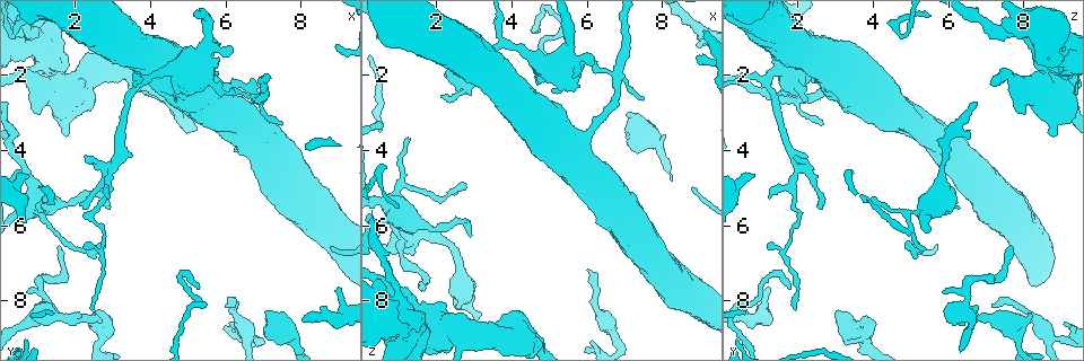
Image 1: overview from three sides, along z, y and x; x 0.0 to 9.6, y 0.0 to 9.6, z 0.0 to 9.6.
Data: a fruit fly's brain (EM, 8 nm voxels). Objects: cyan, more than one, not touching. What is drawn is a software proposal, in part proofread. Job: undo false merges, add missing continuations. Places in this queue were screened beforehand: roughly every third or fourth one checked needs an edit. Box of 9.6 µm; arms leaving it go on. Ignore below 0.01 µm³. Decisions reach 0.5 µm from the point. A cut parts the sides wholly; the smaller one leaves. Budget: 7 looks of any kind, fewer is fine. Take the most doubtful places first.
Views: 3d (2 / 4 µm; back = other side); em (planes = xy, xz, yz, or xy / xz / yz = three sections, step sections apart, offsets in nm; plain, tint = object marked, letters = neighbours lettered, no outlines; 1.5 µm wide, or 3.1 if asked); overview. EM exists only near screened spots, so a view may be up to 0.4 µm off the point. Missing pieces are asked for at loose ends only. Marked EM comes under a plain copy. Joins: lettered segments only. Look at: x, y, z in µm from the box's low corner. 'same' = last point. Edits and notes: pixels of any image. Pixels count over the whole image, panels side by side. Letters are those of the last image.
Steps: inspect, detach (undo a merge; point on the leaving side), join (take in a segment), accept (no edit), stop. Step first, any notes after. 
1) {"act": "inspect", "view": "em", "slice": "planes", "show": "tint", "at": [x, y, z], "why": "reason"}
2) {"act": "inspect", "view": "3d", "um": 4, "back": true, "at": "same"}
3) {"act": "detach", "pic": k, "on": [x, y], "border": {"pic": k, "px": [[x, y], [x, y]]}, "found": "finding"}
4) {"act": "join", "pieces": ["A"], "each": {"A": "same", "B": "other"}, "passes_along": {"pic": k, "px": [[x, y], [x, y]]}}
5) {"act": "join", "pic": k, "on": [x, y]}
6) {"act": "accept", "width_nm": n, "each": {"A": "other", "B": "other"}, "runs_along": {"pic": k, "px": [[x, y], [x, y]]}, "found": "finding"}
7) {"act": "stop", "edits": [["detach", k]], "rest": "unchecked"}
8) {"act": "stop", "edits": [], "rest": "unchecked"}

{"act": "inspect", "view": "3d", "um": 4, "at": [1.50, 6.55, 7.55], "why": "tapers out"}

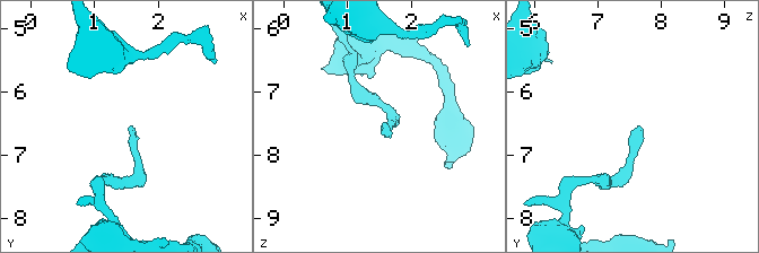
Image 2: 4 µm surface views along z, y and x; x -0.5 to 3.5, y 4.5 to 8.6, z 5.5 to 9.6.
{"act": "inspect", "view": "em", "slice": "xy", "step": 4, "show": "tint", "at": [1.60, 6.55, 7.65], "why": "need the tissue"}

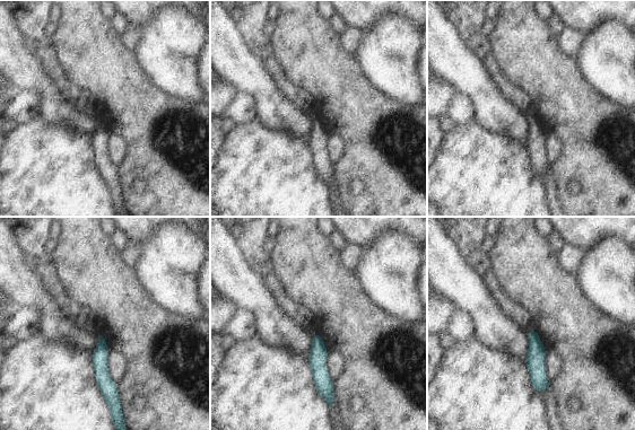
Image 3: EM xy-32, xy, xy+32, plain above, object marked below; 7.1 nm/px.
{"act": "inspect", "view": "em", "slice": "planes", "show": "letters", "at": "same", "why": "another direction"}

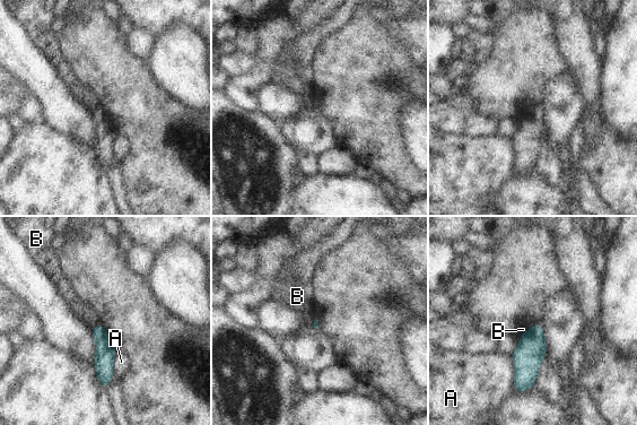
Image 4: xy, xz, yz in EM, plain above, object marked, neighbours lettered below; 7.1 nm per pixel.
{"act": "accept", "longest_contact_nm": ["A", 240], "each": {"A": "other", "B": "other"}, "border": {"pic": 4, "px": [[99, 322], [92, 329]]}, "found": "no lettered segment goes on from it"}

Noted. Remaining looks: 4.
{"act": "inspect", "view": "em", "slice": "xz", "step": 4, "show": "tint", "at": [6.70, 2.65, 2.05], "why": "two arms in line, one across"}

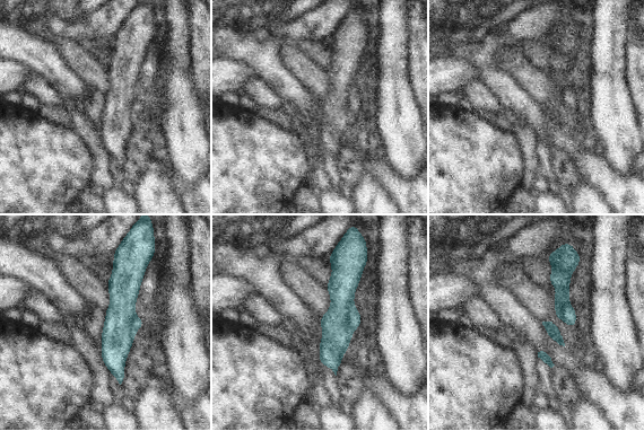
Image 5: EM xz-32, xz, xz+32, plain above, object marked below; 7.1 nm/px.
{"act": "inspect", "view": "em", "slice": "planes", "show": "letters", "at": "same", "why": "cut it another way"}

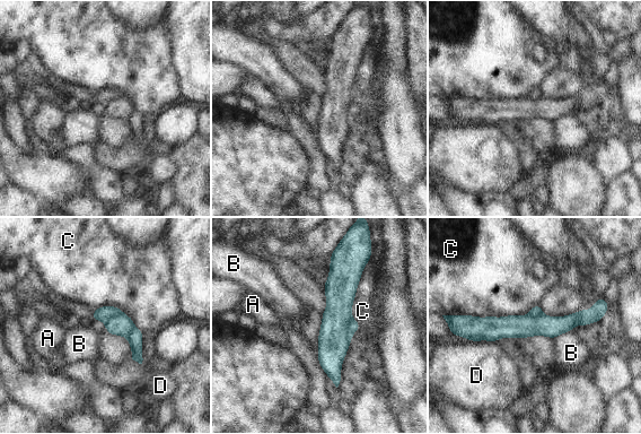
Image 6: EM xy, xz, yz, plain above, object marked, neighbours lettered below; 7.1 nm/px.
{"act": "detach", "pic": 6, "on": [103, 313], "each": {"A": "other", "B": "other", "C": "other", "D": "other"}, "border": {"pic": 6, "px": [[123, 313], [112, 315], [105, 323]]}, "found": "a second cell is stuck on"}

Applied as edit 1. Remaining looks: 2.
{"act": "inspect", "view": "em", "slice": "planes", "show": "letters", "at": [6.00, 8.15, 7.15], "why": "an open end"}

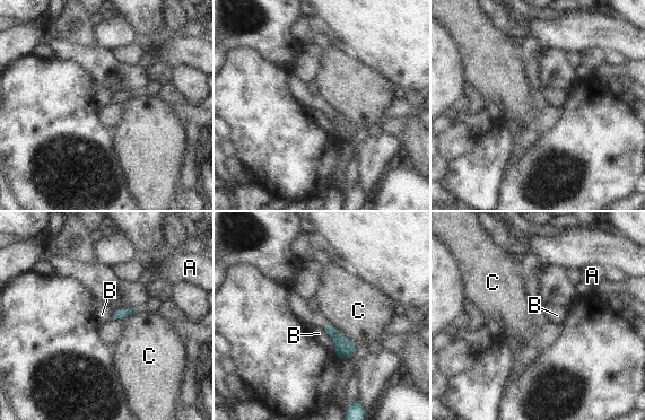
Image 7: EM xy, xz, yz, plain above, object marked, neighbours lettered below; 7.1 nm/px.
{"act": "accept", "each": {"A": "other", "B": "other", "C": "other"}, "border": {"pic": 7, "px": [[327, 321], [340, 333], [358, 343]]}, "found": "no lettered segment goes on from it"}

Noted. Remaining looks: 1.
{"act": "stop", "edits": [["detach", 6]], "rest": "unchecked"}

